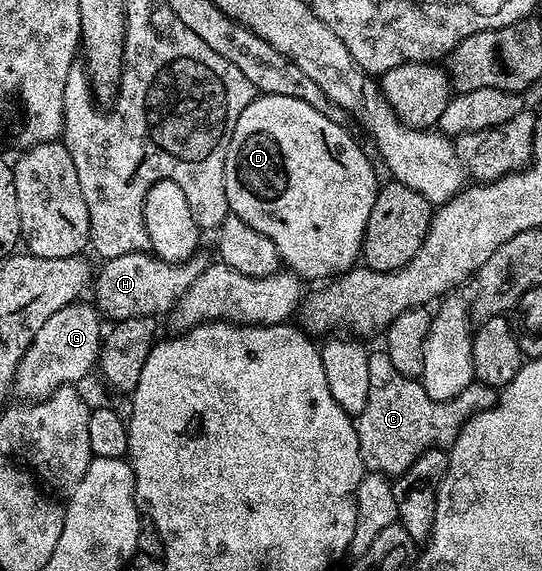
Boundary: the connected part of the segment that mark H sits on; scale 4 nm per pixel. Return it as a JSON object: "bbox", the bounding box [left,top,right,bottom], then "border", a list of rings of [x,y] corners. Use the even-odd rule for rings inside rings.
{"bbox":[95,251,206,322],"border":[[[149,251],[108,258],[102,264],[105,266],[102,269],[98,268],[95,273],[95,304],[106,318],[113,317],[114,322],[132,317],[157,317],[168,314],[177,304],[177,300],[185,294],[187,287],[191,287],[191,283],[199,279],[206,264],[206,258],[201,258],[201,255],[175,262],[154,257]]]}

